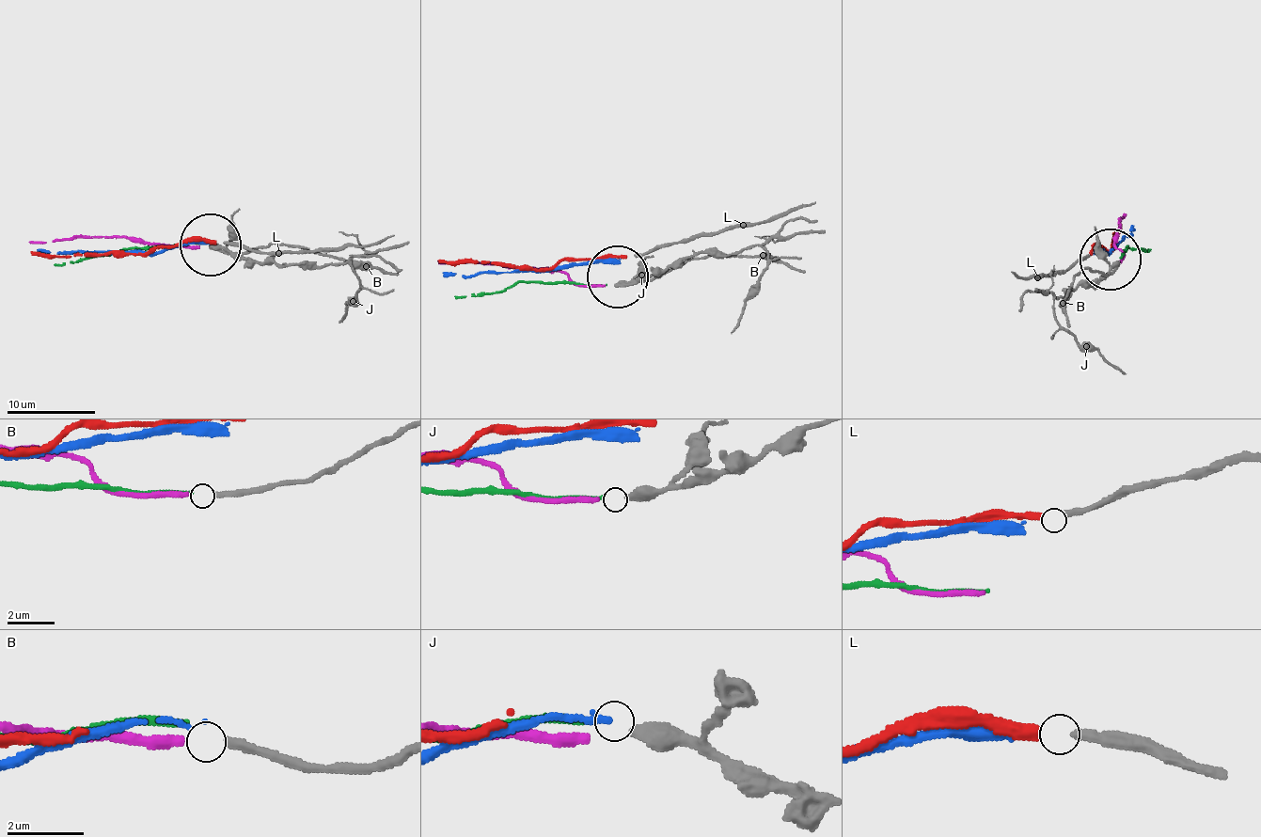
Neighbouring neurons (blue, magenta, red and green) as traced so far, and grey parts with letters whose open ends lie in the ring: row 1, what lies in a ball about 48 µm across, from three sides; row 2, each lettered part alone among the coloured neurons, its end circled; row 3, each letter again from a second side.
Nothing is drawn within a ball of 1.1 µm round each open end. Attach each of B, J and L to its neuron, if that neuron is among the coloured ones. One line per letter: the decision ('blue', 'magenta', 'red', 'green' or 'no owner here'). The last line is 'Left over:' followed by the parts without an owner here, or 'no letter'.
B: magenta
J: green
L: red
Left over: no letter

